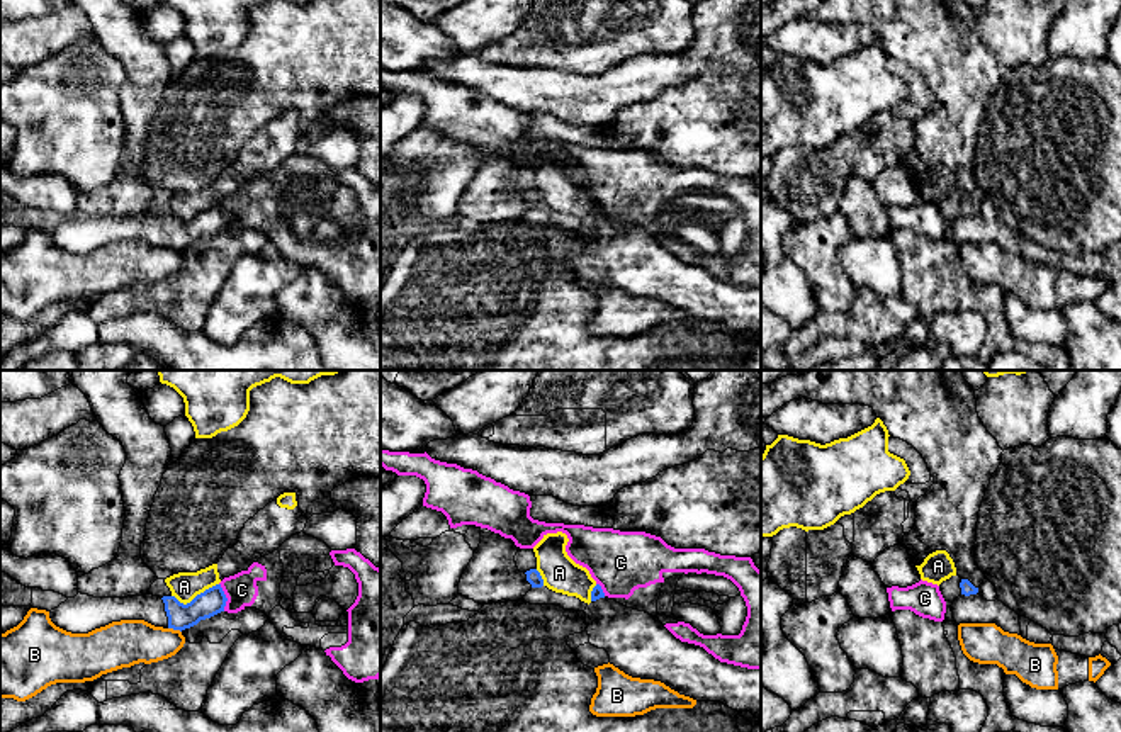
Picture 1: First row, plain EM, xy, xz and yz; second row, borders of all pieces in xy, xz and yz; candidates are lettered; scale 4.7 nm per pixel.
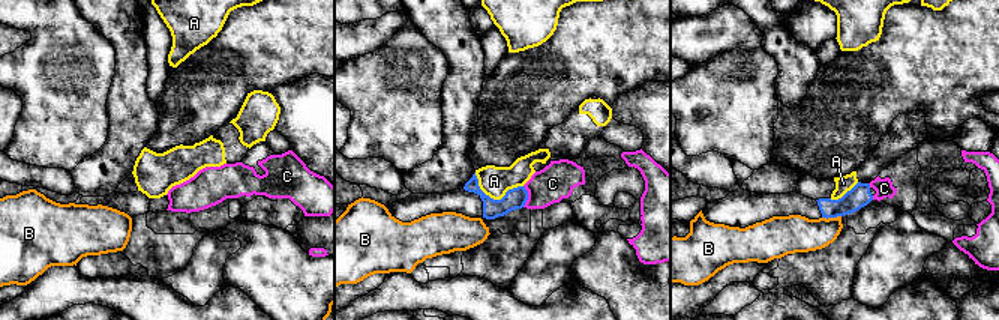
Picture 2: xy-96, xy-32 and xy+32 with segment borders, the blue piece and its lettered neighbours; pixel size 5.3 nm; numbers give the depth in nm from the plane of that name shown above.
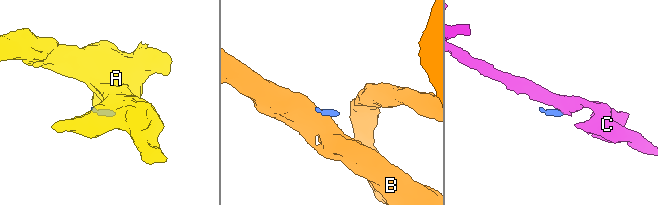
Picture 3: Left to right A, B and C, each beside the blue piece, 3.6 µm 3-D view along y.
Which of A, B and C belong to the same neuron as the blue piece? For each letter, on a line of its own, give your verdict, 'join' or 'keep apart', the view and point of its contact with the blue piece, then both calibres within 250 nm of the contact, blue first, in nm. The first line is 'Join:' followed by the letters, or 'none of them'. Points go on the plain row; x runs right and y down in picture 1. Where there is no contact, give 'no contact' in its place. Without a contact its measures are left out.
Join: none of them
A: keep apart; contact xy (196, 216); calibres 120 and 140 nm
B: keep apart; contact xy (175, 248); calibres 120 and 220 nm
C: keep apart; contact xy (225, 216); calibres 120 and 150 nm

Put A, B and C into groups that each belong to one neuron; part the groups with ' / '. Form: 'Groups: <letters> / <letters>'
Groups: A / B / C

